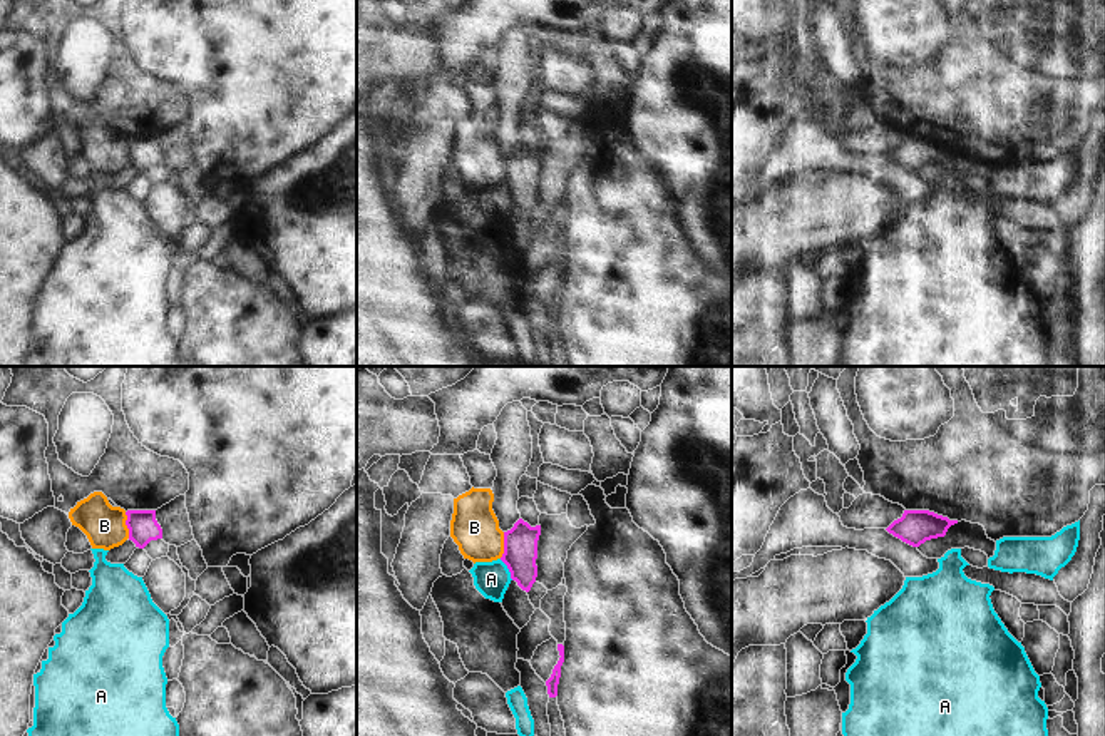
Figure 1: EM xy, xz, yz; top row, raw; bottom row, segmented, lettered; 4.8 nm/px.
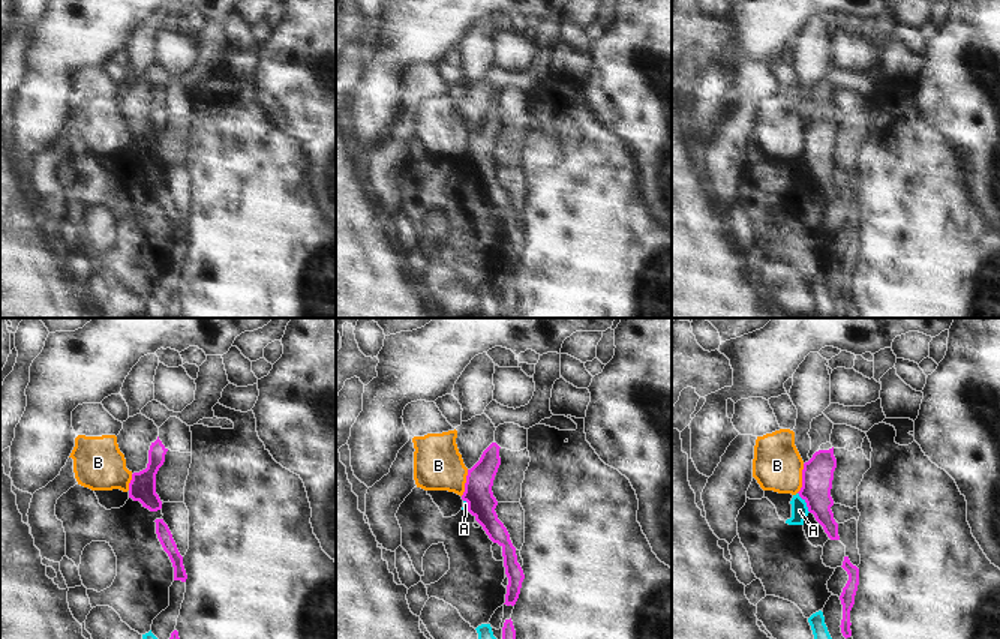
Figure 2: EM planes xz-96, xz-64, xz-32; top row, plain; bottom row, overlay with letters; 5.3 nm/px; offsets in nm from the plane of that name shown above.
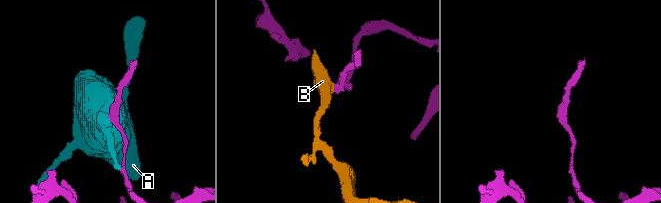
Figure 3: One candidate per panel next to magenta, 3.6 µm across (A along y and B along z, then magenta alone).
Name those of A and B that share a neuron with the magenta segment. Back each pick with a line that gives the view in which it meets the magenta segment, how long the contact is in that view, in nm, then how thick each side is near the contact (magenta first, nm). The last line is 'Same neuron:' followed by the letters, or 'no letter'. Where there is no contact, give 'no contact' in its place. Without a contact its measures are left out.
Same neuron: no letter

